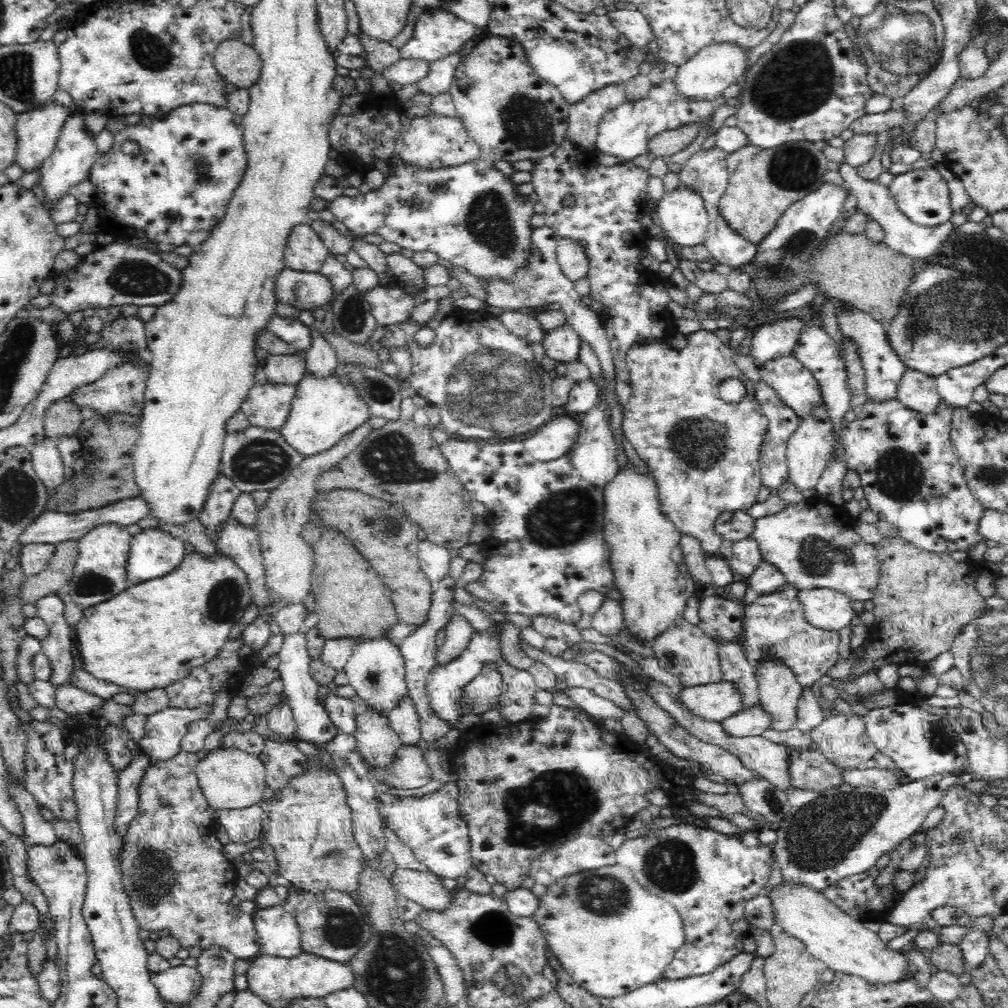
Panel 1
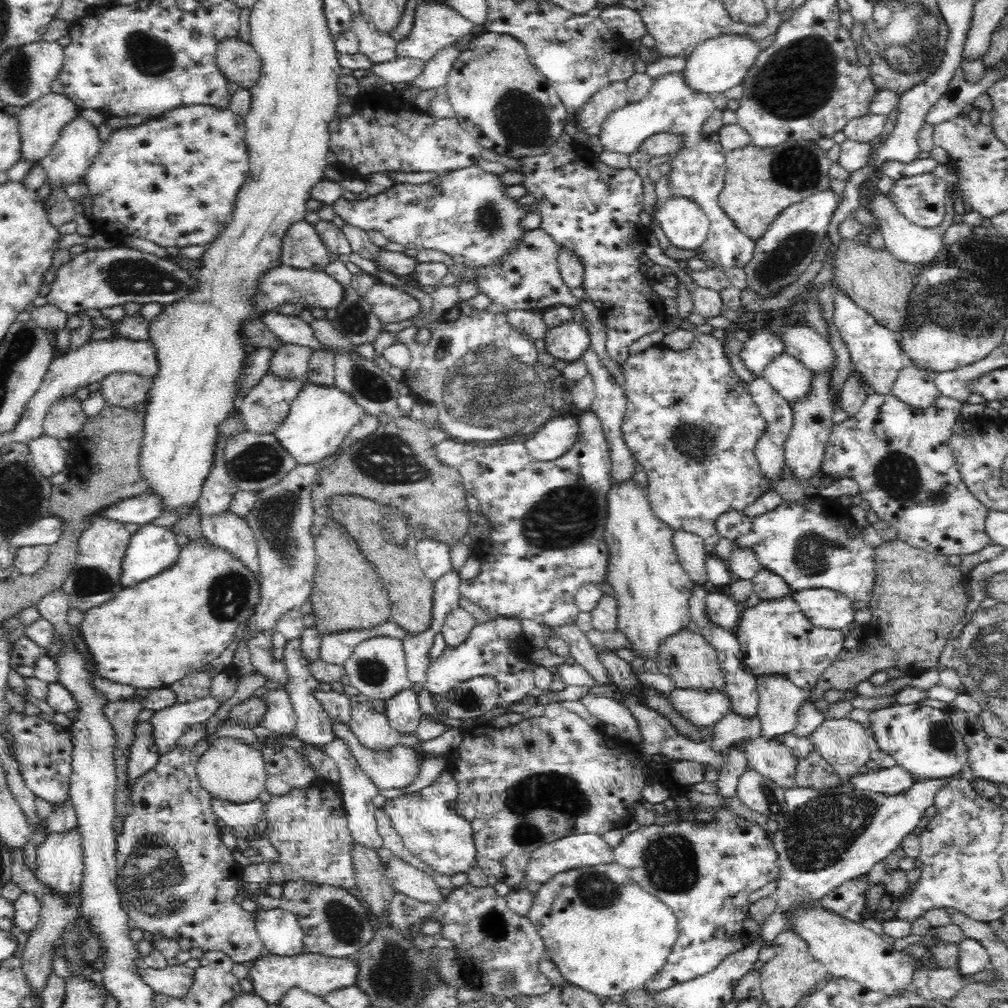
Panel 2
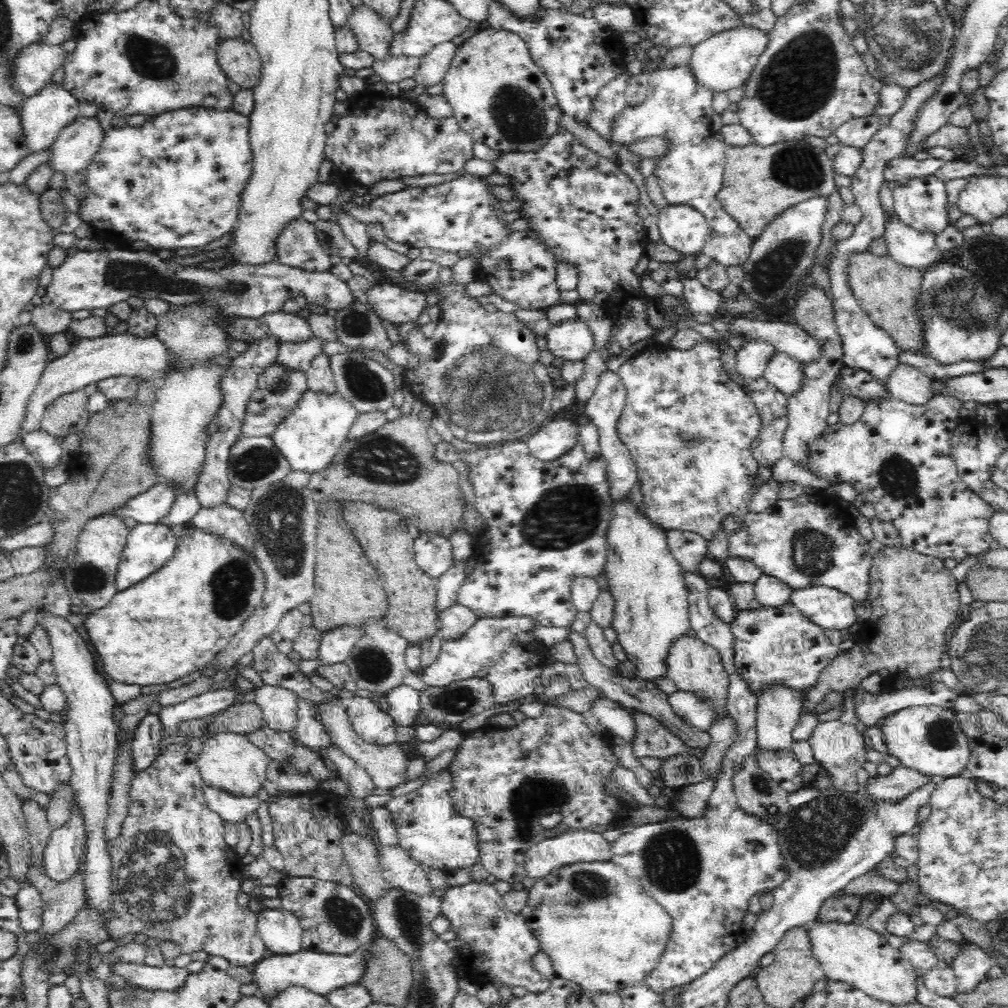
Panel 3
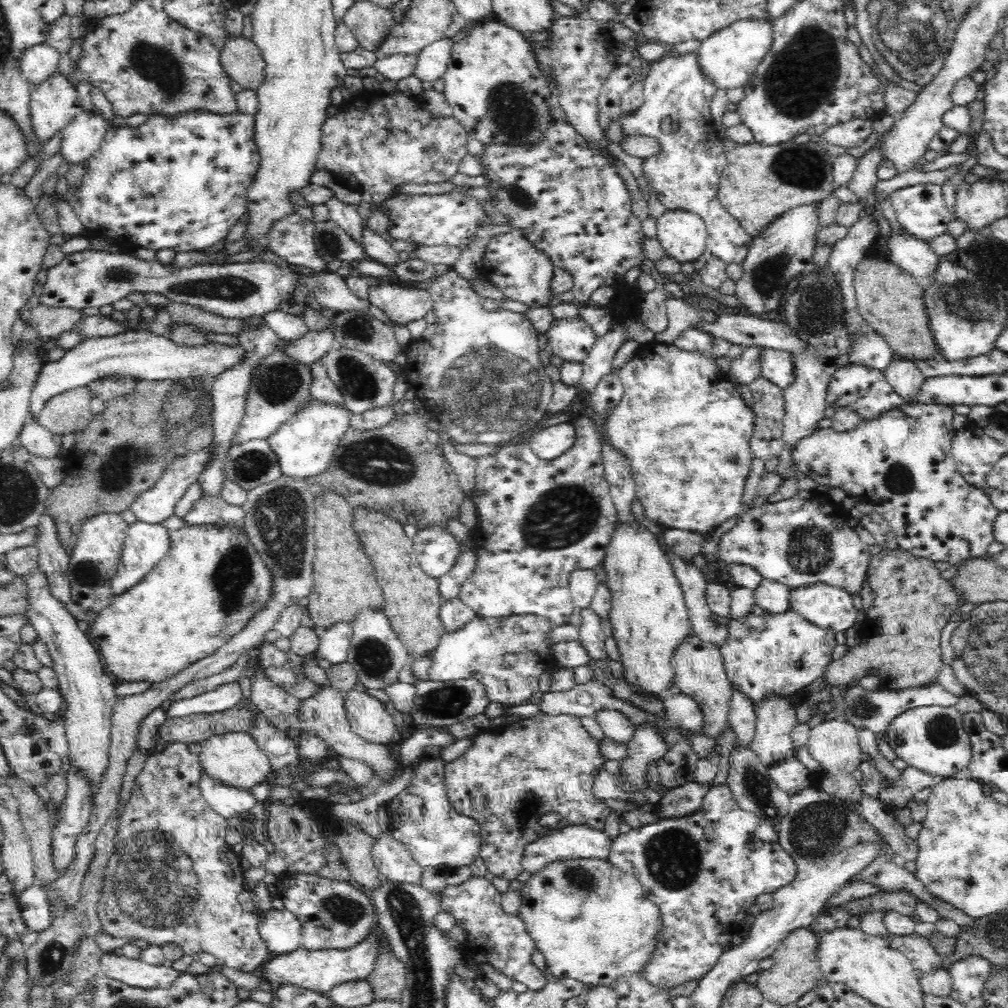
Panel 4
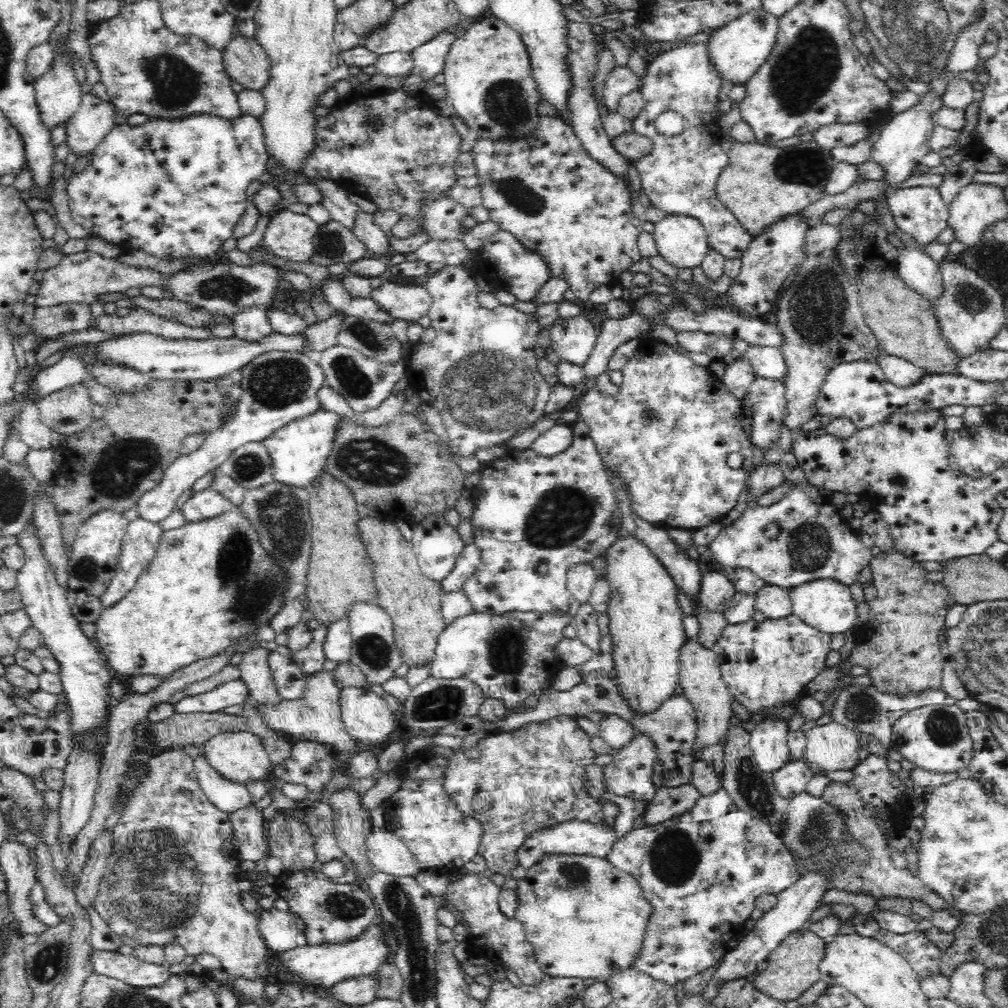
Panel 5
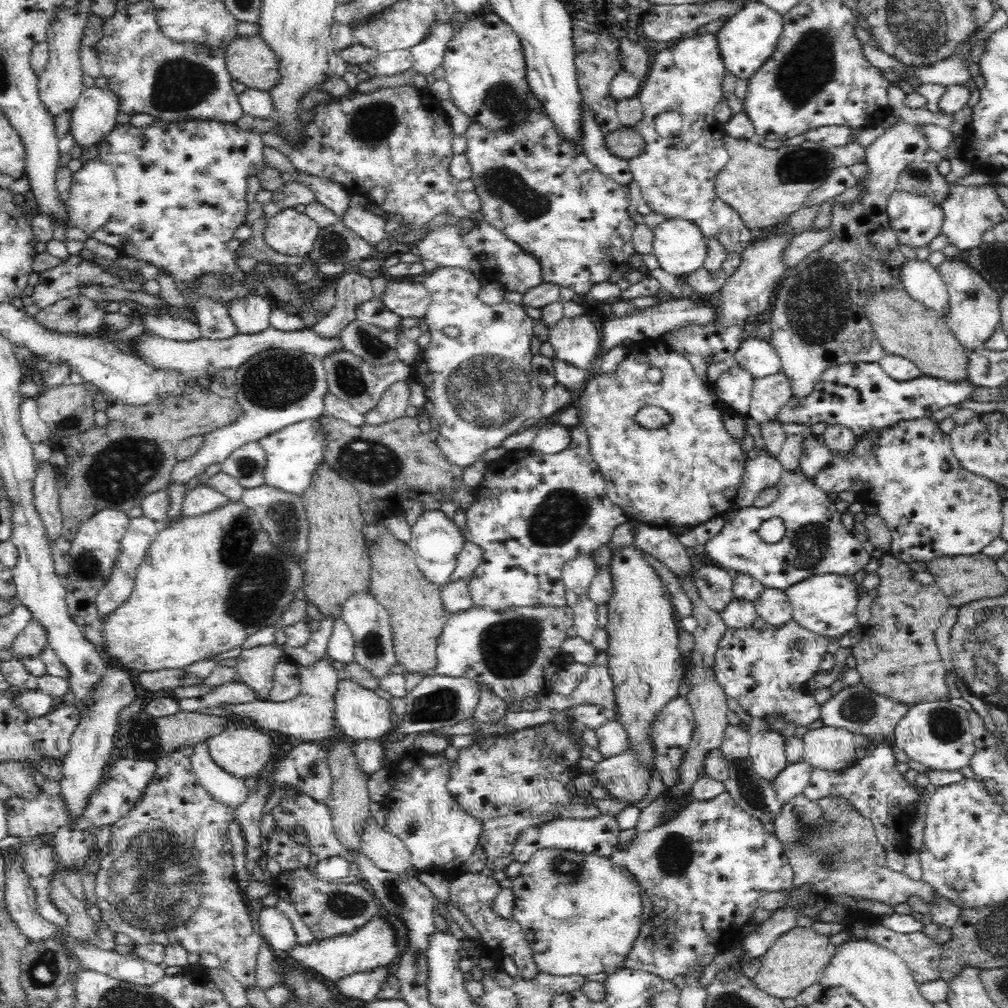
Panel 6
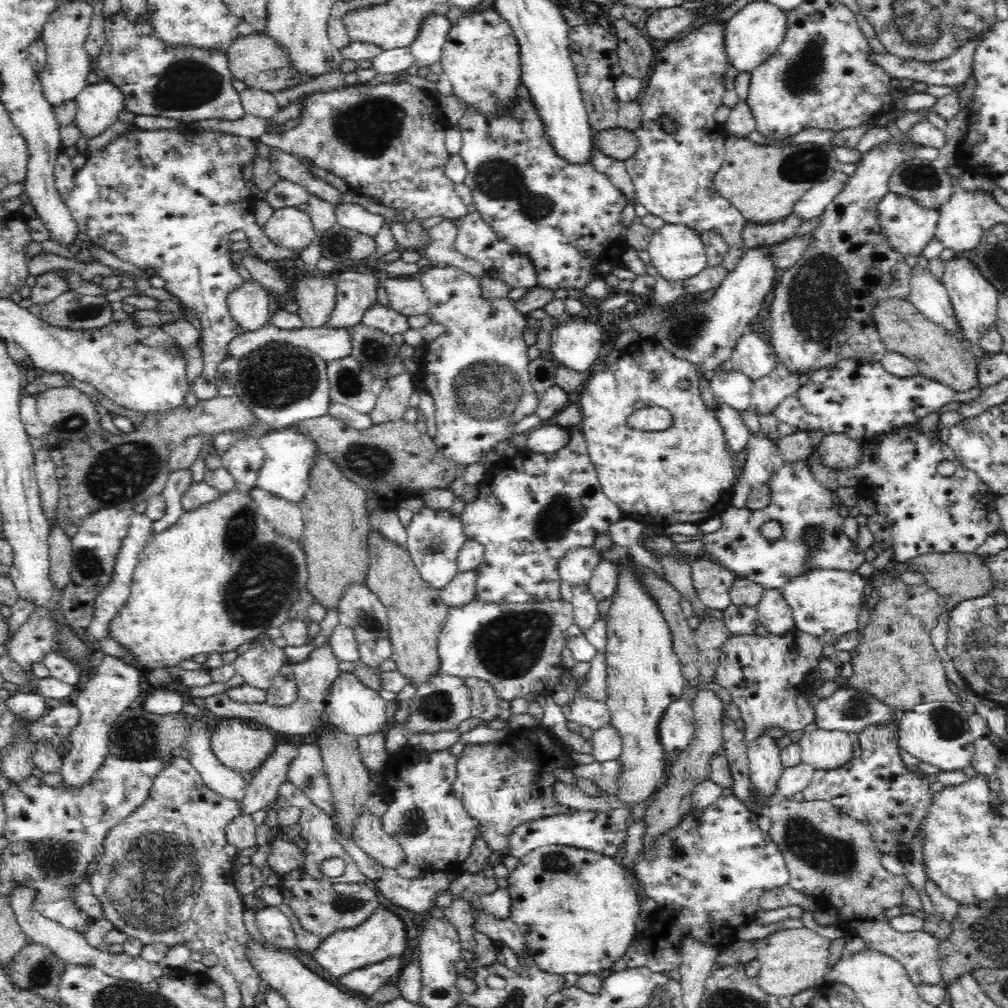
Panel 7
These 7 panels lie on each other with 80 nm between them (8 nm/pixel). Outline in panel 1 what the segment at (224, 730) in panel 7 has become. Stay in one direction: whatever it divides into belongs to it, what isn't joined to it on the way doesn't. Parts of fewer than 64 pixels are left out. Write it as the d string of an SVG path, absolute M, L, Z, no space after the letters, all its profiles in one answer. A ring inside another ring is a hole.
M225 746L208 751L208 754L199 760L197 769L198 784L210 805L216 810L234 810L254 804L260 804L264 800L265 766L263 762L244 750Z

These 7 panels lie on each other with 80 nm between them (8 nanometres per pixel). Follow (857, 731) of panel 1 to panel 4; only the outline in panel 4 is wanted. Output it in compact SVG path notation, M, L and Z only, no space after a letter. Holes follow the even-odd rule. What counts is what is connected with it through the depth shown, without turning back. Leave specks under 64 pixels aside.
M830 720L824 721L817 726L810 728L810 738L807 747L810 755L825 768L820 788L826 793L836 796L842 800L860 802L863 792L859 781L852 776L852 772L862 764L862 750L858 746L857 728L848 721Z

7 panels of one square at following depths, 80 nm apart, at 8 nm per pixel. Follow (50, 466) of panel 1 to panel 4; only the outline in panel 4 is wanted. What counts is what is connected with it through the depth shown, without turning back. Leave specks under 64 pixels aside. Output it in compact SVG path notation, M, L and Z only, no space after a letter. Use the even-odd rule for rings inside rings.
M29 416L22 424L22 430L17 436L16 443L22 445L29 453L40 458L58 457L60 443L58 437L46 430L37 420Z

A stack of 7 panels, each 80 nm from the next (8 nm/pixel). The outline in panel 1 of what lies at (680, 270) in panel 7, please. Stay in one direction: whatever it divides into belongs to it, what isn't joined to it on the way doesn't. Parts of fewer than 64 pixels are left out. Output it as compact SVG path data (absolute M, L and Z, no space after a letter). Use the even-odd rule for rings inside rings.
M680 185L659 202L657 214L669 238L683 247L698 246L709 232L709 215L694 189Z

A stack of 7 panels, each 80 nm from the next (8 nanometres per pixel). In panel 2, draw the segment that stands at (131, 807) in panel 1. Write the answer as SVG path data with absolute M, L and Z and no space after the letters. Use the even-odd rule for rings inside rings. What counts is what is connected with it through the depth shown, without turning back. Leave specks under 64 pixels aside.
M149 719L141 723L137 722L134 732L135 739L129 748L126 769L127 786L130 789L142 774L146 774L148 770L156 766L160 756L153 741L152 725Z

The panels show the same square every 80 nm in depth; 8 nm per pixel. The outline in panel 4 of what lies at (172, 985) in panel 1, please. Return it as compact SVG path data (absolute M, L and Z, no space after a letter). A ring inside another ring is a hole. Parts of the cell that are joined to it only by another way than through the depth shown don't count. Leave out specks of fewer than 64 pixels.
M102 952L100 969L106 976L136 988L170 988L182 971L168 966L146 964L142 959L130 959L124 955Z

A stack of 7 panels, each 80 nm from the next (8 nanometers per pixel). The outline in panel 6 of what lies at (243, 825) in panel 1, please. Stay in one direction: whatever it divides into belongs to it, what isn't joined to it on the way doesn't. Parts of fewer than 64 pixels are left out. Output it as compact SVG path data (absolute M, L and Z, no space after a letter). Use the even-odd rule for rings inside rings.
M206 740L194 744L193 747L194 753L190 757L191 765L200 784L208 791L208 794L216 802L234 809L244 802L250 792L250 789L244 785L244 779L224 772L215 764L209 757Z

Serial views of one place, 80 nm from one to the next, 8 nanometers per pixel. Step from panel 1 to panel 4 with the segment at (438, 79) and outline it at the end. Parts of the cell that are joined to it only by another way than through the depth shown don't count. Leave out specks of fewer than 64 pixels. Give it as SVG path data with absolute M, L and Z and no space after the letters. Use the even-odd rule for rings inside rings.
M442 38L428 44L420 50L417 56L417 66L414 72L420 81L433 83L444 77L451 59L452 46L455 42L451 38Z

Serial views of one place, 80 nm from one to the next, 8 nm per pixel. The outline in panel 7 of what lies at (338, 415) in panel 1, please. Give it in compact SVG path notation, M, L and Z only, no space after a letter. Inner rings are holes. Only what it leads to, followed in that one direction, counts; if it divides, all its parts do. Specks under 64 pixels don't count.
M285 427L279 431L268 432L260 435L258 439L265 452L265 460L254 486L272 495L288 499L291 503L299 503L308 490L310 468L319 450L314 439L310 439L310 435L298 431L296 427Z

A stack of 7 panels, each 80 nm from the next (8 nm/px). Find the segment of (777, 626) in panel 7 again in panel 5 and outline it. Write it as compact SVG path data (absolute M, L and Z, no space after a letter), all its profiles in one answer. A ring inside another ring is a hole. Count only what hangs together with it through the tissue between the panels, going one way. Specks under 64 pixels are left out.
M765 584L755 596L755 608L771 620L790 616L793 611L789 590Z

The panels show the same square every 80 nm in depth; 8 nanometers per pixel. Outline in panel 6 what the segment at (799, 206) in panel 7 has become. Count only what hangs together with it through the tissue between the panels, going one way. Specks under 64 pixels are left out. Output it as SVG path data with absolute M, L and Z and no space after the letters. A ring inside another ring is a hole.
M836 164L836 168L828 175L828 178L805 200L805 207L822 206L856 183L858 183L858 179L847 166Z

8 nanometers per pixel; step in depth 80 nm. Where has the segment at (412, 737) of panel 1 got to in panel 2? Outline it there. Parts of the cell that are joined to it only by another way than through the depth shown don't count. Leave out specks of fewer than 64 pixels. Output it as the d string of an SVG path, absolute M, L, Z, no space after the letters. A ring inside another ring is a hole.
M411 689L398 691L392 698L386 700L387 709L384 711L388 717L390 726L399 732L399 734L415 734L418 730L419 722L421 721L422 712L420 711L420 704L418 703L418 694Z

